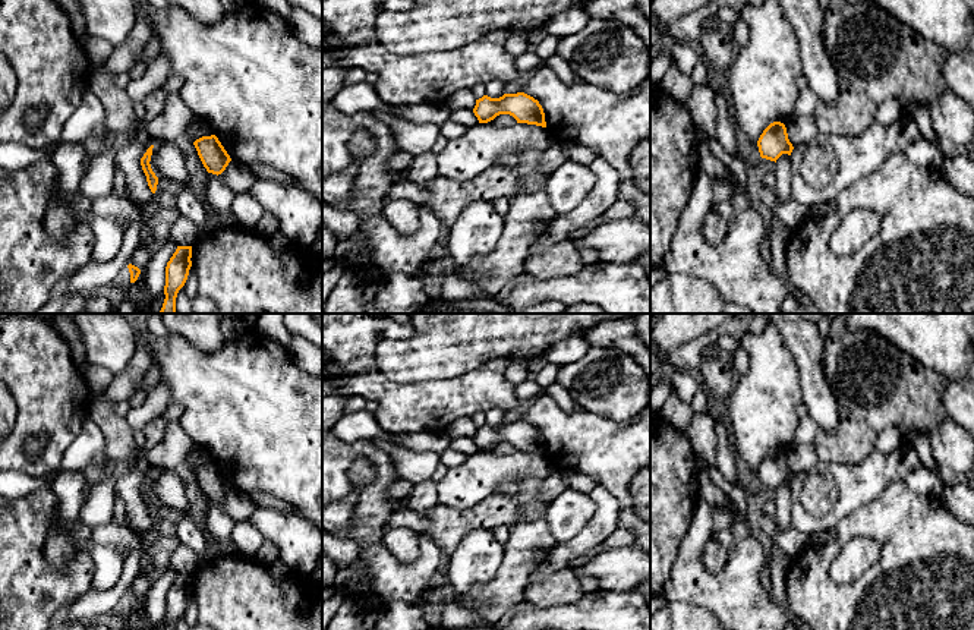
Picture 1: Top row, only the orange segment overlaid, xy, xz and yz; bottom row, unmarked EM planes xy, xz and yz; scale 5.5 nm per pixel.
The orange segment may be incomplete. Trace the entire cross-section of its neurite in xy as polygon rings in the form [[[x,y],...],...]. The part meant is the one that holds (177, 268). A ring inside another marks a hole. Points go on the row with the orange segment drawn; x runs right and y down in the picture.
[[[177,246],[166,267],[164,303],[160,314],[177,314],[176,297],[185,286],[192,267],[192,246]]]

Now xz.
[[[524,92],[504,94],[499,98],[483,95],[476,100],[473,113],[479,123],[488,123],[499,114],[510,114],[517,120],[517,123],[546,127],[542,105],[538,100]]]

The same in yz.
[[[781,122],[770,123],[757,141],[762,158],[775,161],[782,155],[791,155],[794,147],[788,139],[787,127]]]

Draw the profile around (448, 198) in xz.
[[[516,158],[508,166],[494,164],[469,182],[436,176],[429,180],[431,196],[425,205],[435,212],[442,226],[450,229],[469,204],[514,196],[521,189],[517,166]]]

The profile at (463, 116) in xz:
[[[458,108],[450,113],[448,120],[456,125],[463,125],[467,129],[470,126],[479,125],[477,117],[475,116],[473,110],[469,108]]]

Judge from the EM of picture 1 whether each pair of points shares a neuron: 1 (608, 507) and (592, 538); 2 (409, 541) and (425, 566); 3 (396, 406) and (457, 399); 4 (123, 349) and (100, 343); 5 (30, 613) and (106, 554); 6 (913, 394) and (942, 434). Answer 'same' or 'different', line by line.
1: same
2: different
3: same
4: same
5: different
6: different

